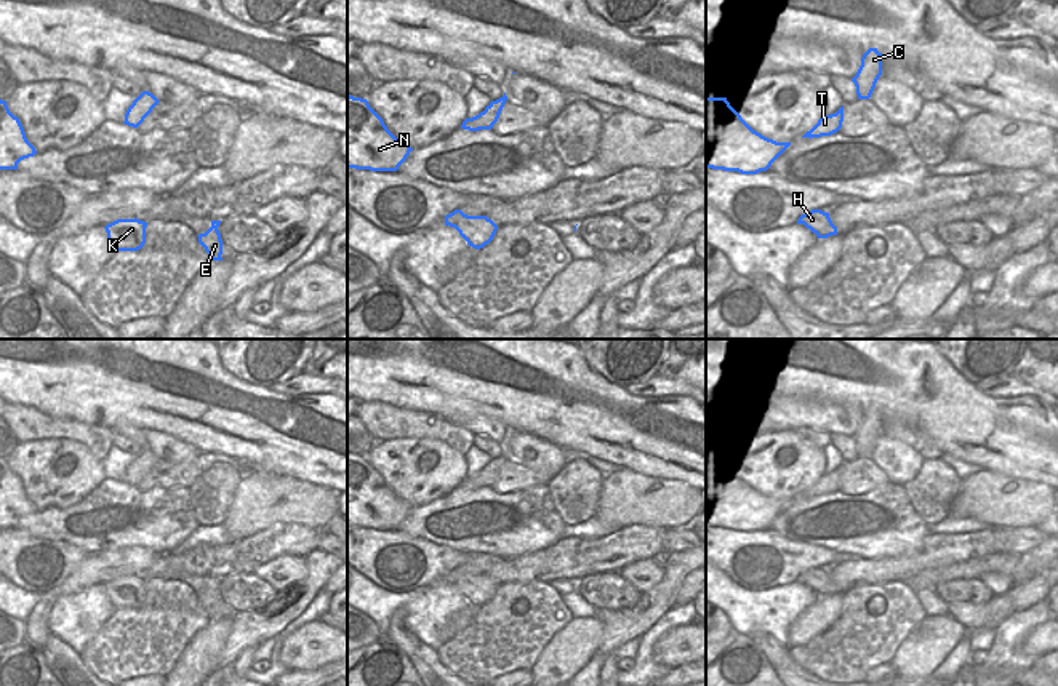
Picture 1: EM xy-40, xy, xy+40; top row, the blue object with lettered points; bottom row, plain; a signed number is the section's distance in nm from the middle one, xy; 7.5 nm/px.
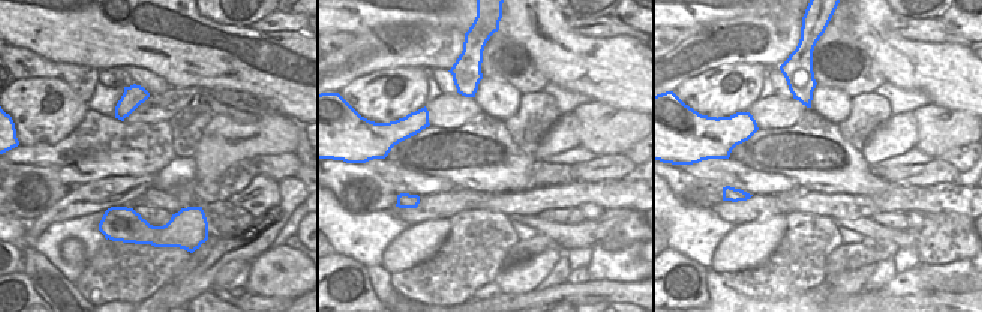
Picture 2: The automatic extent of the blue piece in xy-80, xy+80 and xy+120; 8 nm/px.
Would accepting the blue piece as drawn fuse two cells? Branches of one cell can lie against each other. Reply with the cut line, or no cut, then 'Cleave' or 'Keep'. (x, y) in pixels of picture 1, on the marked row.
No split. Keep

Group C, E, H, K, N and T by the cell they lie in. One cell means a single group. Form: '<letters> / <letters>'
C E H K N T

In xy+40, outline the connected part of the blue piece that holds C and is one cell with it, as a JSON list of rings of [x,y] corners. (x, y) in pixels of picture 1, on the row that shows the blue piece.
[[[869,48],[863,58],[861,66],[852,82],[856,86],[858,99],[869,99],[879,77],[882,75],[882,53],[877,48]]]

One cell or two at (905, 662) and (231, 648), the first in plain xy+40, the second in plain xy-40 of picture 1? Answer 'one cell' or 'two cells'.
two cells

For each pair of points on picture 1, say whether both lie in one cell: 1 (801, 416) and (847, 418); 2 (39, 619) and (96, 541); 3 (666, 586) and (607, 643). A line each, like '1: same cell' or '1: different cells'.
1: same cell
2: different cells
3: same cell

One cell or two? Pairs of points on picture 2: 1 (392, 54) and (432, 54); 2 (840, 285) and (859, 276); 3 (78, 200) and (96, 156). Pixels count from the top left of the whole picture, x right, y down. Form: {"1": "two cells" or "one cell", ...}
{"1": "one cell", "2": "one cell", "3": "two cells"}

